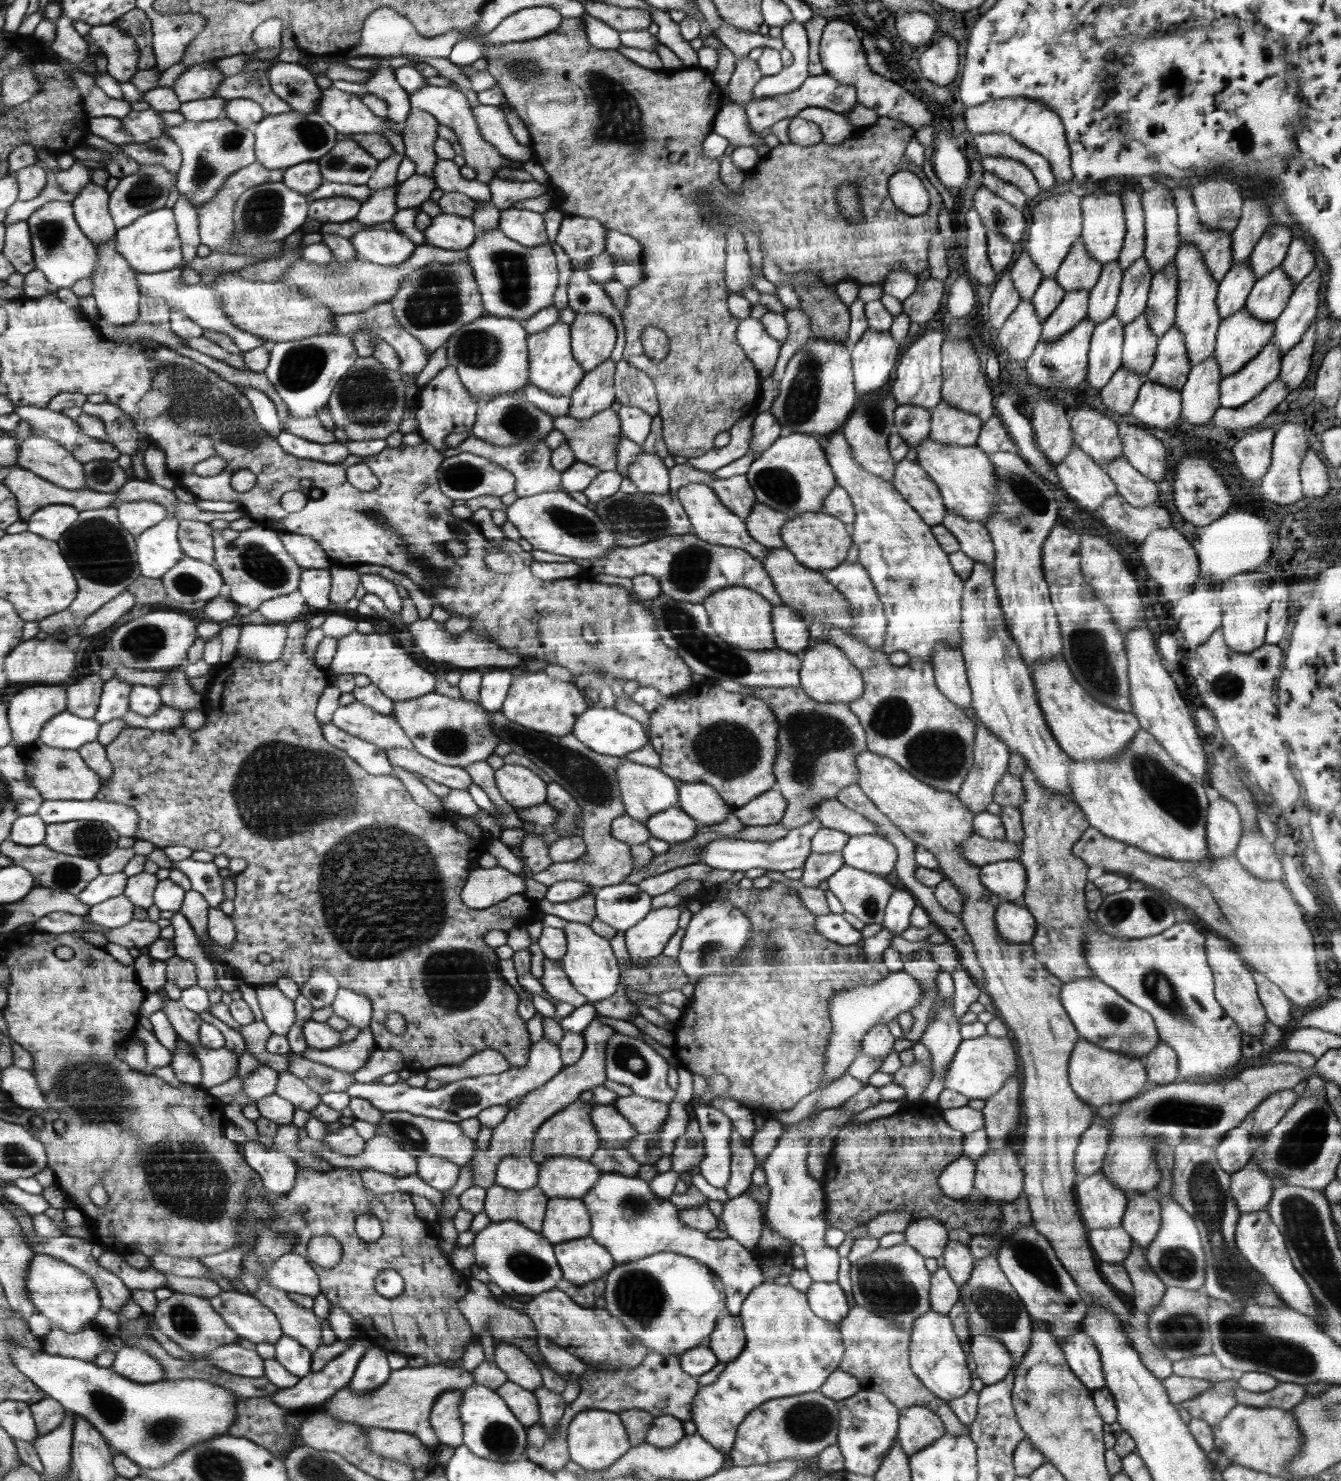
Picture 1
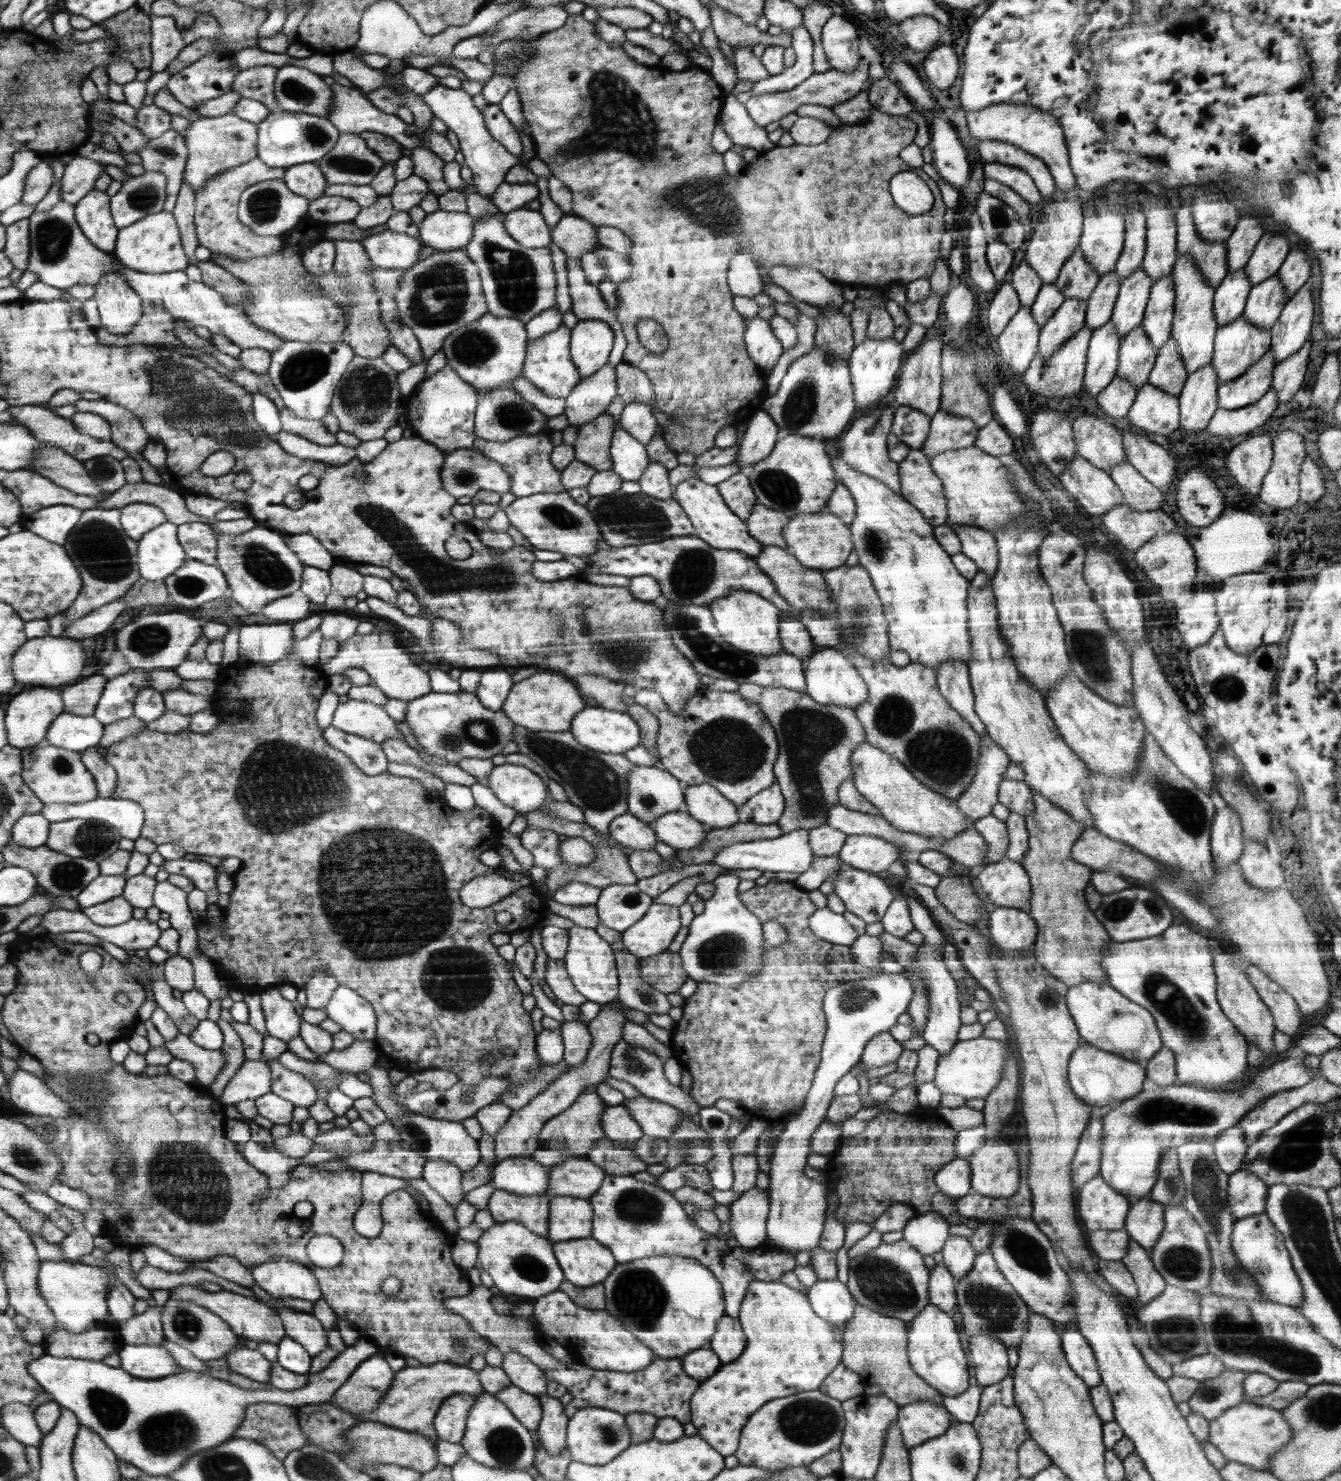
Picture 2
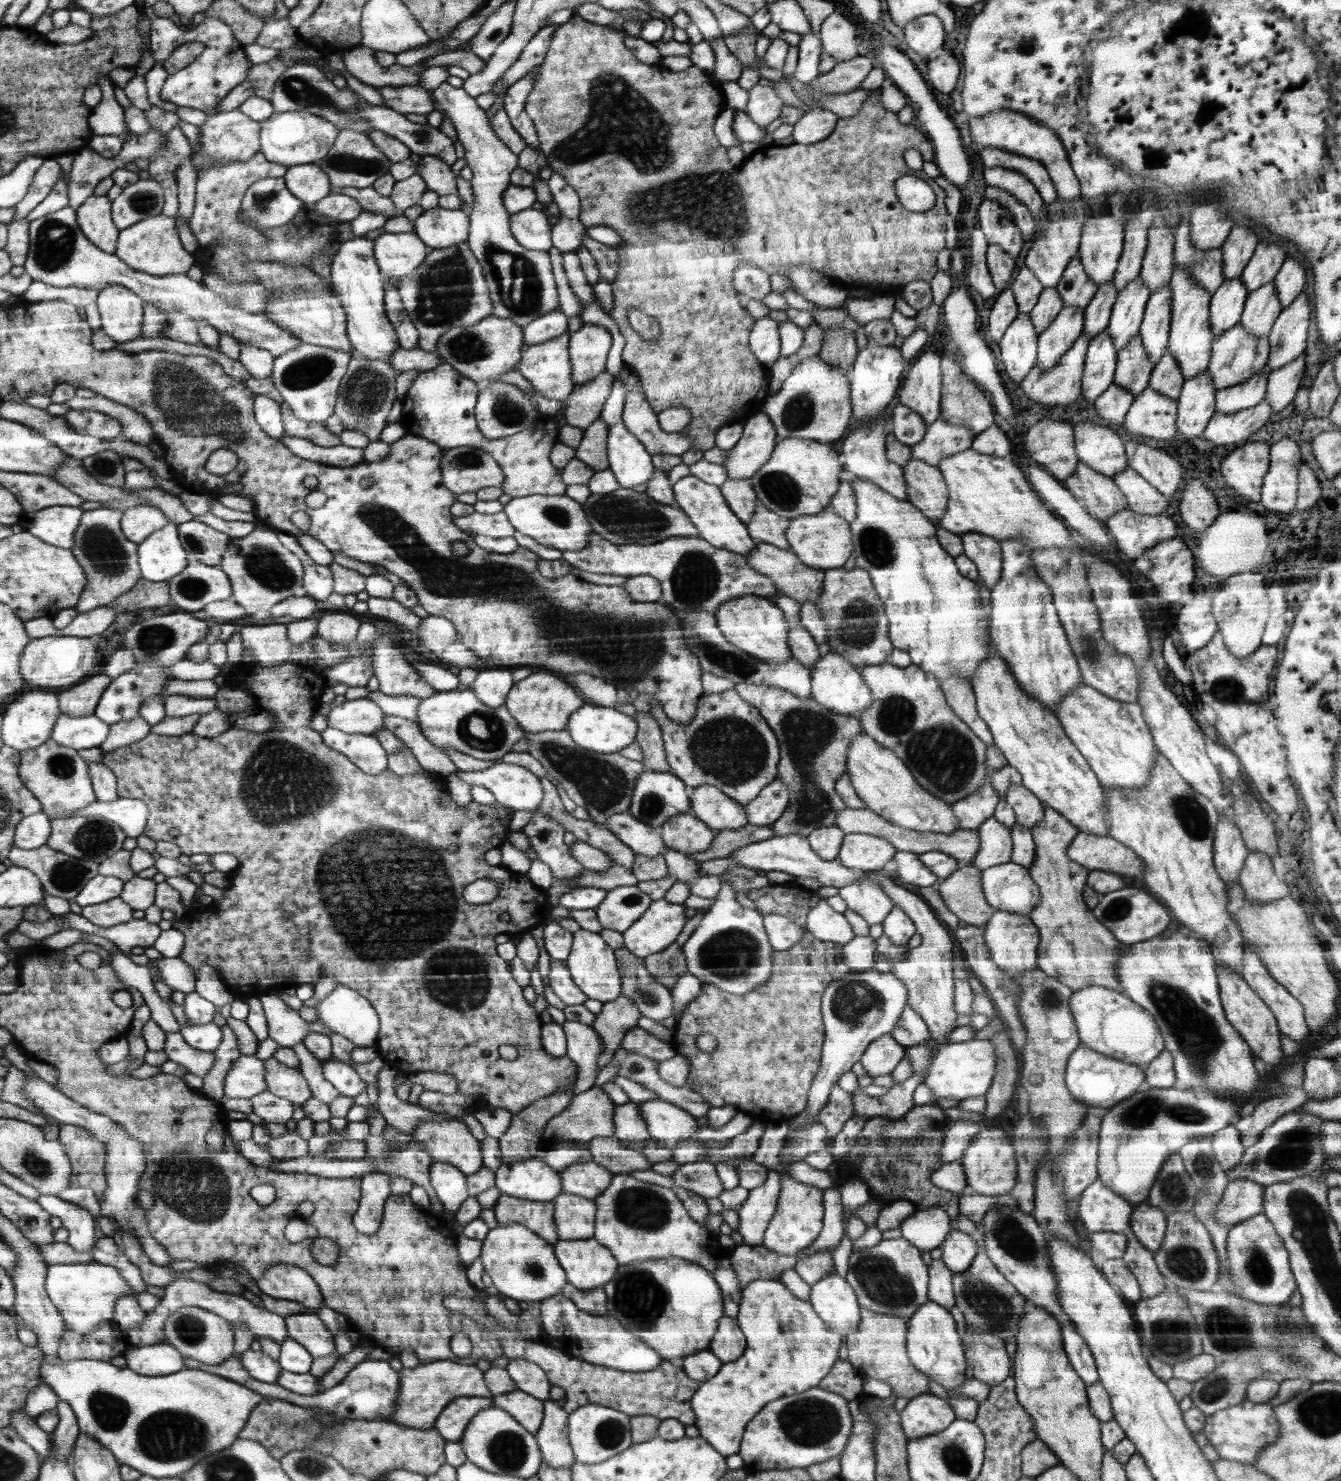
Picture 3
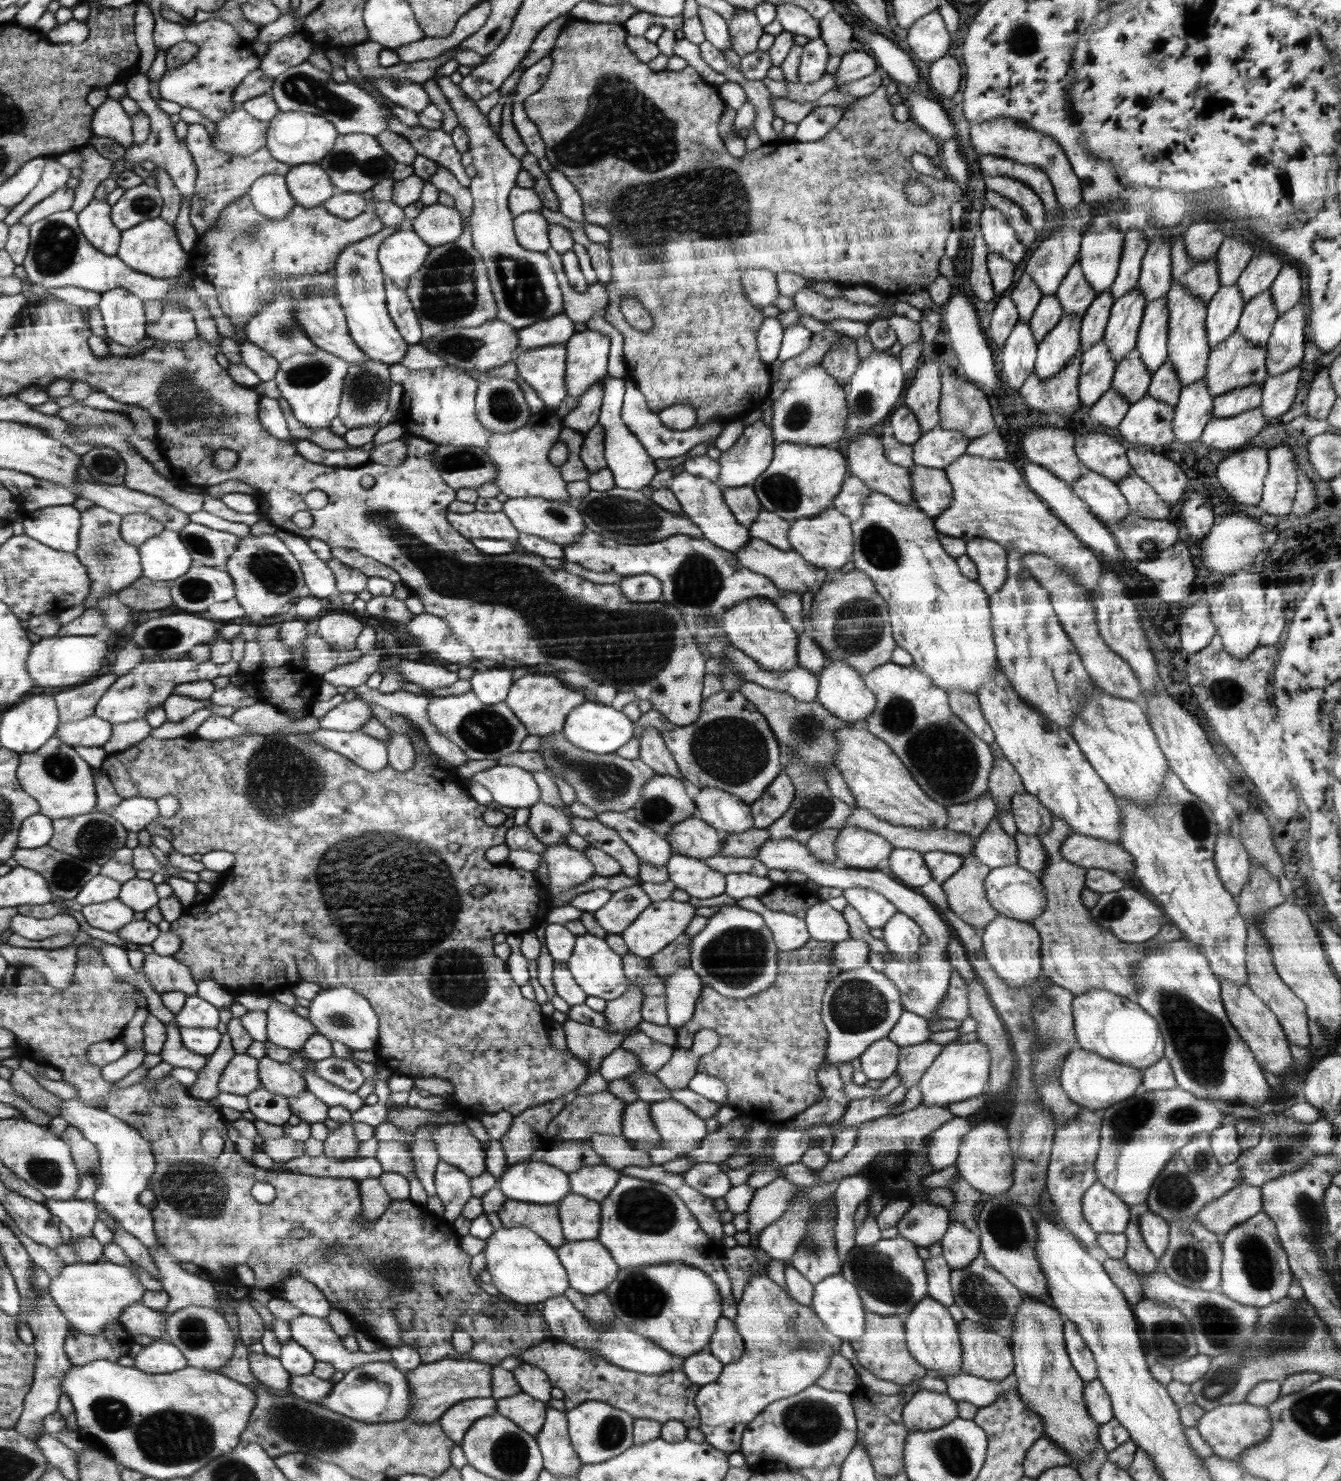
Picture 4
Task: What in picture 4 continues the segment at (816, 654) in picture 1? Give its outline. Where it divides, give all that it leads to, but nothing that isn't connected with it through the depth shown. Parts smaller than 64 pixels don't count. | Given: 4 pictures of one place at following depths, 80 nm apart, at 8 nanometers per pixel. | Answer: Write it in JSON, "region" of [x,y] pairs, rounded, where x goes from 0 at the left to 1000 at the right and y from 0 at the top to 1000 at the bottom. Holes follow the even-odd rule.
{"region":[[[620,446],[614,449],[614,451],[609,455],[610,457],[610,466],[609,473],[617,479],[620,482],[628,486],[644,489],[644,486],[649,485],[652,479],[655,471],[648,465],[644,456],[633,448],[626,446]]]}

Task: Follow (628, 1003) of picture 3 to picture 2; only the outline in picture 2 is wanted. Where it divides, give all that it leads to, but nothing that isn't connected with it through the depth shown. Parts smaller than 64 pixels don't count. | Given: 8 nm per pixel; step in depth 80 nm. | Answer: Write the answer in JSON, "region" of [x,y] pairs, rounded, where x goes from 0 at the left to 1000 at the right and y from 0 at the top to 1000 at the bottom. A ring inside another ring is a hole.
{"region":[[[464,677],[455,678],[455,680],[450,680],[444,687],[442,687],[437,691],[441,705],[438,710],[437,716],[431,720],[425,720],[416,729],[412,729],[407,736],[405,736],[402,739],[400,739],[392,747],[383,749],[382,753],[379,755],[378,759],[376,759],[369,766],[369,777],[368,785],[365,787],[368,790],[369,786],[377,783],[380,781],[395,781],[396,779],[401,775],[402,764],[406,761],[407,758],[409,758],[413,754],[418,752],[435,737],[436,734],[450,731],[453,727],[455,721],[456,712],[459,705],[465,702],[464,692],[468,689],[465,682],[467,681]]]}

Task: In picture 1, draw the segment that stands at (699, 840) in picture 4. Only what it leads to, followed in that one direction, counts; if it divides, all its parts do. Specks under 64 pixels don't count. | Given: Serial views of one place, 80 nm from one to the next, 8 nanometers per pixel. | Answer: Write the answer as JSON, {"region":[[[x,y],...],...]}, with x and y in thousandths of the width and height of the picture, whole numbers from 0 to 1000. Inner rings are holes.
{"region":[[[501,545],[486,550],[482,554],[482,557],[487,567],[499,570],[507,570],[521,564],[520,559],[522,556],[506,545]]]}

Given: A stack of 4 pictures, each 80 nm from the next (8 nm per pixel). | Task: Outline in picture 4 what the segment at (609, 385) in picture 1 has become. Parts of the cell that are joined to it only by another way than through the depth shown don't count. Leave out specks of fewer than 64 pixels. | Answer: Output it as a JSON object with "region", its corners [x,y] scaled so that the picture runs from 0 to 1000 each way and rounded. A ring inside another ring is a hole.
{"region":[[[450,257],[441,259],[438,265],[433,267],[431,274],[426,277],[424,280],[419,283],[420,288],[425,289],[435,294],[438,293],[447,284],[447,278],[449,275],[449,268],[450,268]]]}

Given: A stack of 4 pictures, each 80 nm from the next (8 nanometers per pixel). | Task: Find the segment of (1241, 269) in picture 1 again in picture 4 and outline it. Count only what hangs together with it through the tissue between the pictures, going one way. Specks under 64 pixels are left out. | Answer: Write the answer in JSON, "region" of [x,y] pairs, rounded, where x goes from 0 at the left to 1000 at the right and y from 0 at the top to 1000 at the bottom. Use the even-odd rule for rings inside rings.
{"region":[[[922,191],[911,193],[900,206],[899,226],[903,236],[923,221],[928,206]]]}

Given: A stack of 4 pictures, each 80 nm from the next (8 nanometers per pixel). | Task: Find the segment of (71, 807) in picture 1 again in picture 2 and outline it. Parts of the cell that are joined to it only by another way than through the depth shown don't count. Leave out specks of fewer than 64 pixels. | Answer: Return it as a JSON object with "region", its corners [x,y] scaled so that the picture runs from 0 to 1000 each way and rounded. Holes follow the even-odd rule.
{"region":[[[71,539],[65,542],[40,542],[35,543],[31,548],[33,551],[36,552],[40,556],[48,555],[48,554],[54,554],[55,552],[73,553],[81,556],[83,556],[87,561],[89,562],[92,566],[97,566],[98,568],[101,568],[105,565],[107,556],[108,554],[107,548],[105,543],[98,540],[94,540],[92,539]]]}

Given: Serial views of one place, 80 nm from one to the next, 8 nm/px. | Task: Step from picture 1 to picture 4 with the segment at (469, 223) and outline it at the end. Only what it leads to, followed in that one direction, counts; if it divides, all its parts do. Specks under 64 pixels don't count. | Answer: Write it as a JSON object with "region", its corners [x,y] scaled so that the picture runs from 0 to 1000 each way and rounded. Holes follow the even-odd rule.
{"region":[[[325,137],[317,139],[305,153],[320,165],[327,167],[345,158],[346,146],[337,139]]]}

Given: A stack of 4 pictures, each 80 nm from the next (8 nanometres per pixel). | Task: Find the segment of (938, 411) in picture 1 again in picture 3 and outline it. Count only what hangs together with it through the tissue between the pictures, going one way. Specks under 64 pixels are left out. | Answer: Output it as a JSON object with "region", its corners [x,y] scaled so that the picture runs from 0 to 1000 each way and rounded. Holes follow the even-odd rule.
{"region":[[[701,281],[696,286],[691,288],[691,294],[679,302],[679,306],[683,311],[699,315],[702,309],[723,303],[727,294],[723,289],[707,286]]]}

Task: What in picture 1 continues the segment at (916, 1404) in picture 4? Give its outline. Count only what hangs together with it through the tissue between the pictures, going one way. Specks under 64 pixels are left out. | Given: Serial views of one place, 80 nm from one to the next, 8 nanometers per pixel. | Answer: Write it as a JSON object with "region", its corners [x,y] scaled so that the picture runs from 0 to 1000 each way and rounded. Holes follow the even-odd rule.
{"region":[[[691,949],[679,949],[673,952],[670,972],[678,984],[705,968],[702,957]]]}

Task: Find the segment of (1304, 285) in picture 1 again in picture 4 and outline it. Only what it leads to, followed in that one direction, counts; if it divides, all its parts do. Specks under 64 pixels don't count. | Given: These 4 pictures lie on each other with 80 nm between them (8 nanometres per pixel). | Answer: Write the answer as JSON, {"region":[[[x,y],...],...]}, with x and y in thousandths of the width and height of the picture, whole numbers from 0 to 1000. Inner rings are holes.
{"region":[[[968,203],[960,211],[953,213],[944,236],[944,248],[947,254],[954,253],[970,246],[972,241],[972,204]]]}

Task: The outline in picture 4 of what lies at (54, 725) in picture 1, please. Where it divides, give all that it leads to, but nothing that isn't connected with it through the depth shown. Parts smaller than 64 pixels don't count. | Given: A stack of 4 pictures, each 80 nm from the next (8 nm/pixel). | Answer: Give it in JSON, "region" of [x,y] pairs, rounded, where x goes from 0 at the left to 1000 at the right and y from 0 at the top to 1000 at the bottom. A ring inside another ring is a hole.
{"region":[[[70,482],[66,485],[45,488],[43,498],[54,504],[61,504],[63,507],[75,506],[83,499],[85,490]]]}

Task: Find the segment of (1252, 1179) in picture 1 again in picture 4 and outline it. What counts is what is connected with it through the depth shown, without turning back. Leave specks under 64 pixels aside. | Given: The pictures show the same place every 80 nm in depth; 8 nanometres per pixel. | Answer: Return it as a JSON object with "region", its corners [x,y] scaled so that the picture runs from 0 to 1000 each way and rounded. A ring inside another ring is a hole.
{"region":[[[924,799],[899,813],[891,822],[901,831],[912,835],[941,817],[940,802]]]}

